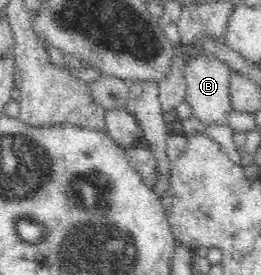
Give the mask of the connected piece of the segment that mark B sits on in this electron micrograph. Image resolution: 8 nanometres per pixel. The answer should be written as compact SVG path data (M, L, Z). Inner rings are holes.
M196 52L195 55L189 56L183 72L186 80L184 99L192 106L193 116L201 121L203 127L212 122L227 124L227 113L232 111L229 100L229 85L232 71L228 64L216 59L212 54Z

